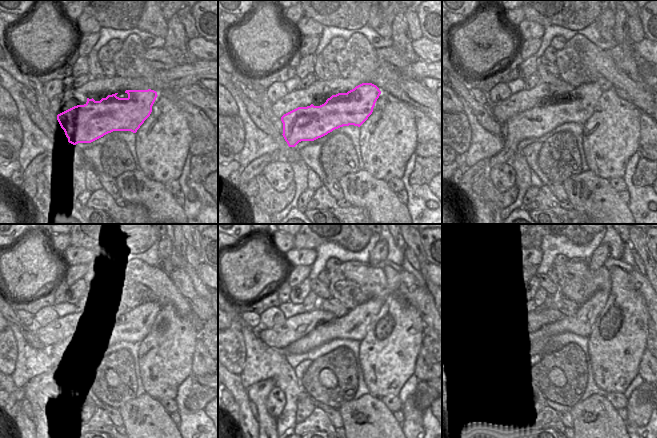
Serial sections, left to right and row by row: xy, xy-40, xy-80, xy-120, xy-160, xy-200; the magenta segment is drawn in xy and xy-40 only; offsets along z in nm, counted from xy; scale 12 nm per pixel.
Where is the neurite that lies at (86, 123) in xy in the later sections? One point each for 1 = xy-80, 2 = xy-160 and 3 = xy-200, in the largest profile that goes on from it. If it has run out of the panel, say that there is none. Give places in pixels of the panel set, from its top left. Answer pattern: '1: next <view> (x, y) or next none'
1: next xy-80 (578, 105)
2: next xy-160 (353, 325)
3: next xy-200 (580, 324)

